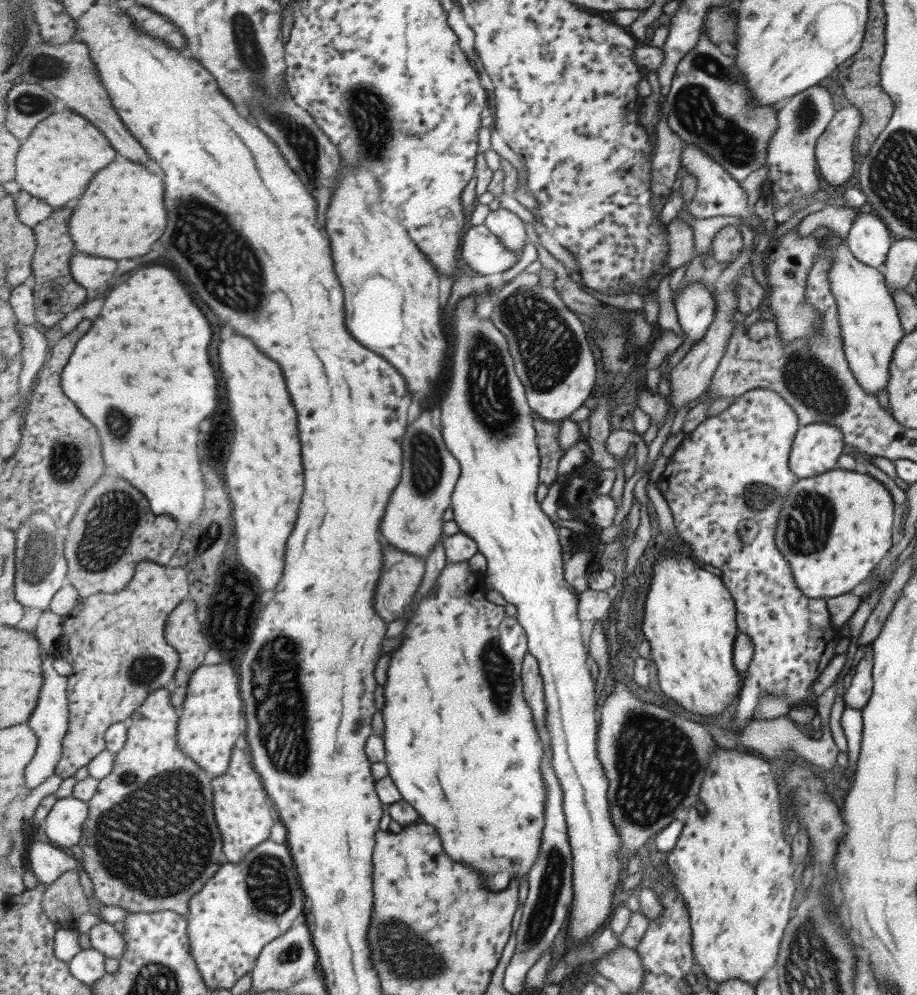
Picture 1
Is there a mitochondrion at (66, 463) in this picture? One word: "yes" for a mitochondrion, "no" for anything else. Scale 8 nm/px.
yes

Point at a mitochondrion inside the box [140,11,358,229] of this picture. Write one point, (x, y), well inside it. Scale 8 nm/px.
(301, 140)

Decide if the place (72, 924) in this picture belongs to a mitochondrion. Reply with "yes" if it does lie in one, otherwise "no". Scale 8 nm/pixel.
no

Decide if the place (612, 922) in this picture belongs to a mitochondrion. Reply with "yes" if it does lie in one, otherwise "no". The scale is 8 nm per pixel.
no

